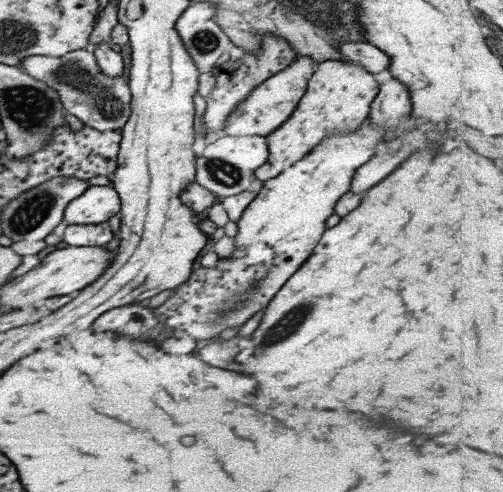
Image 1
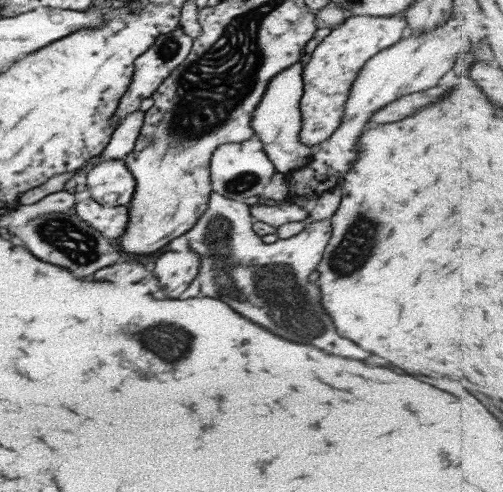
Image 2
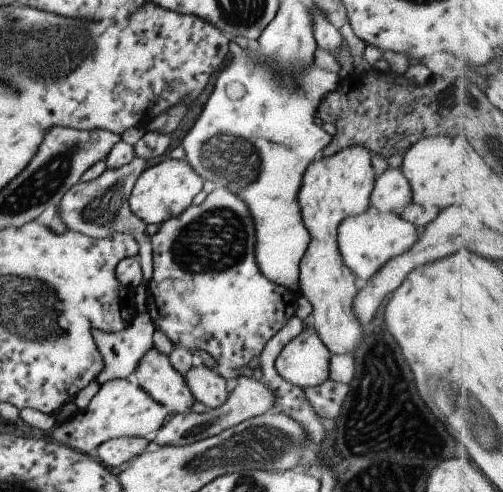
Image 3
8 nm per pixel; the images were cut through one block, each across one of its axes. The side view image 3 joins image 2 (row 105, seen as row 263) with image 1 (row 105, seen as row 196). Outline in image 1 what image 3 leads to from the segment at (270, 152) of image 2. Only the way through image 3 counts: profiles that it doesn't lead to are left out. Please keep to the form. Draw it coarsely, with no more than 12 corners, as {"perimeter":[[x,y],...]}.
{"perimeter":[[309,56],[259,84],[232,114],[238,134],[268,137],[318,68]]}

